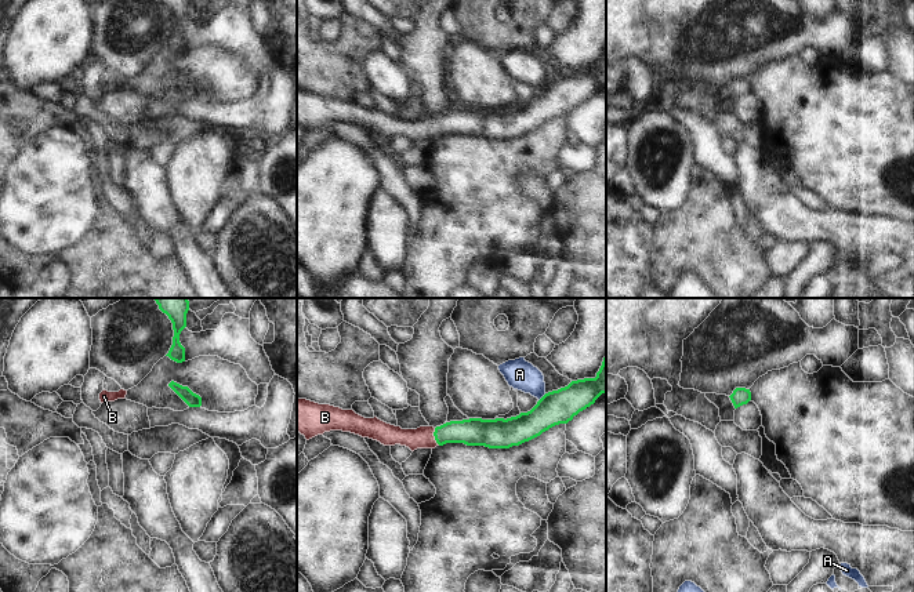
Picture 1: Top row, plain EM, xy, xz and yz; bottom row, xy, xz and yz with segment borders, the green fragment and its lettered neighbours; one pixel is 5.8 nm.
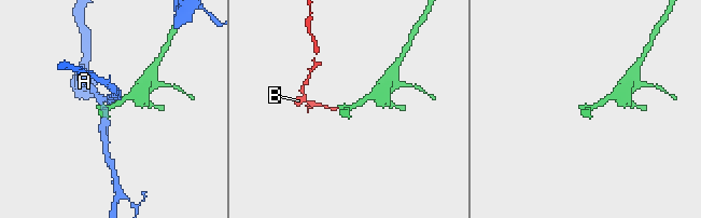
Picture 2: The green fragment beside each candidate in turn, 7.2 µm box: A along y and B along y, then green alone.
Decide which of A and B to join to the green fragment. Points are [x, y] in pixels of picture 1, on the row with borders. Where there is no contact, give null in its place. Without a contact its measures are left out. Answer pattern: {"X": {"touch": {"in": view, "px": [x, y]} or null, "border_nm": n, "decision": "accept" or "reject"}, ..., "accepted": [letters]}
{"A": {"touch": {"in": "xz", "px": [541, 398]}, "border_nm": 60, "decision": "reject"}, "B": {"touch": {"in": "xz", "px": [434, 435]}, "border_nm": 110, "decision": "accept"}, "accepted": ["B"]}

